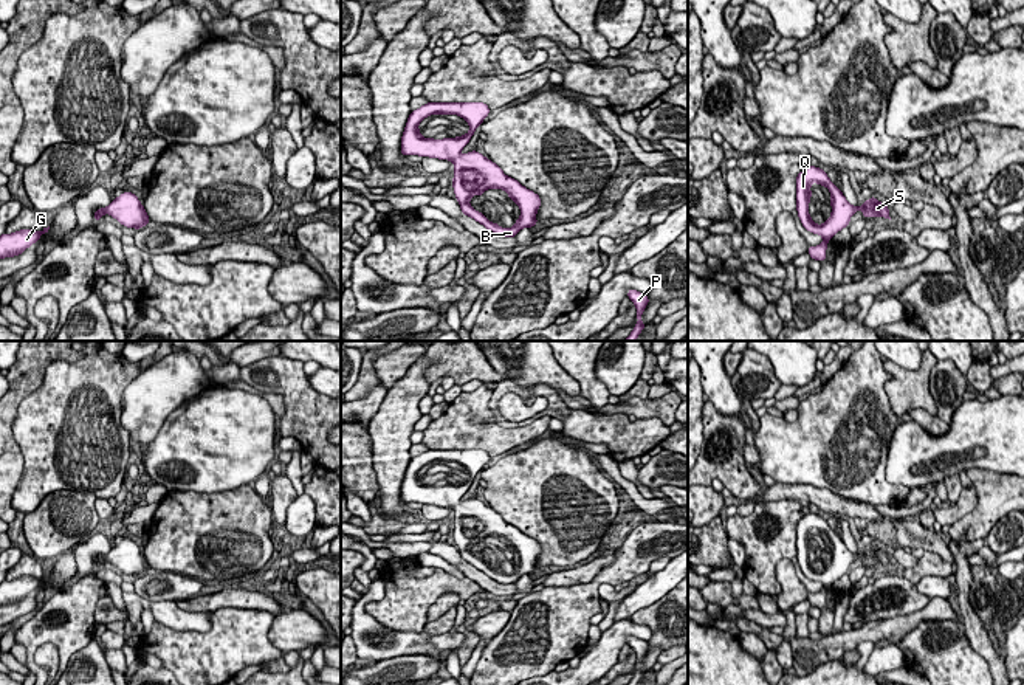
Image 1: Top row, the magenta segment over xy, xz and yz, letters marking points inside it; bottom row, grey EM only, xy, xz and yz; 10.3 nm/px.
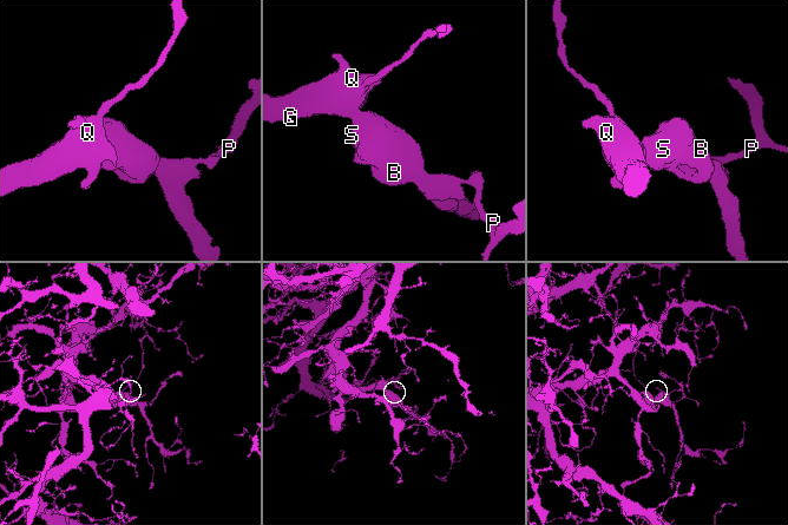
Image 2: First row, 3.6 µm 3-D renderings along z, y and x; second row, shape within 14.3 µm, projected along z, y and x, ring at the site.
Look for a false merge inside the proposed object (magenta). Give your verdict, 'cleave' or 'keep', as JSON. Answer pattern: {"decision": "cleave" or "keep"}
{"decision": "keep"}

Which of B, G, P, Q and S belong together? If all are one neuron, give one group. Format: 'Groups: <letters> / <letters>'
Groups: B G P Q S

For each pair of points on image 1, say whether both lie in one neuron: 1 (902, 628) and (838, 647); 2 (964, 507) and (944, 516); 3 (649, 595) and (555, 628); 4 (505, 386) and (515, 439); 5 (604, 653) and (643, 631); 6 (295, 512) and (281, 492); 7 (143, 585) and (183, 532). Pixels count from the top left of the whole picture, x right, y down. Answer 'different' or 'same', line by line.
1: same
2: same
3: different
4: different
5: same
6: different
7: different

